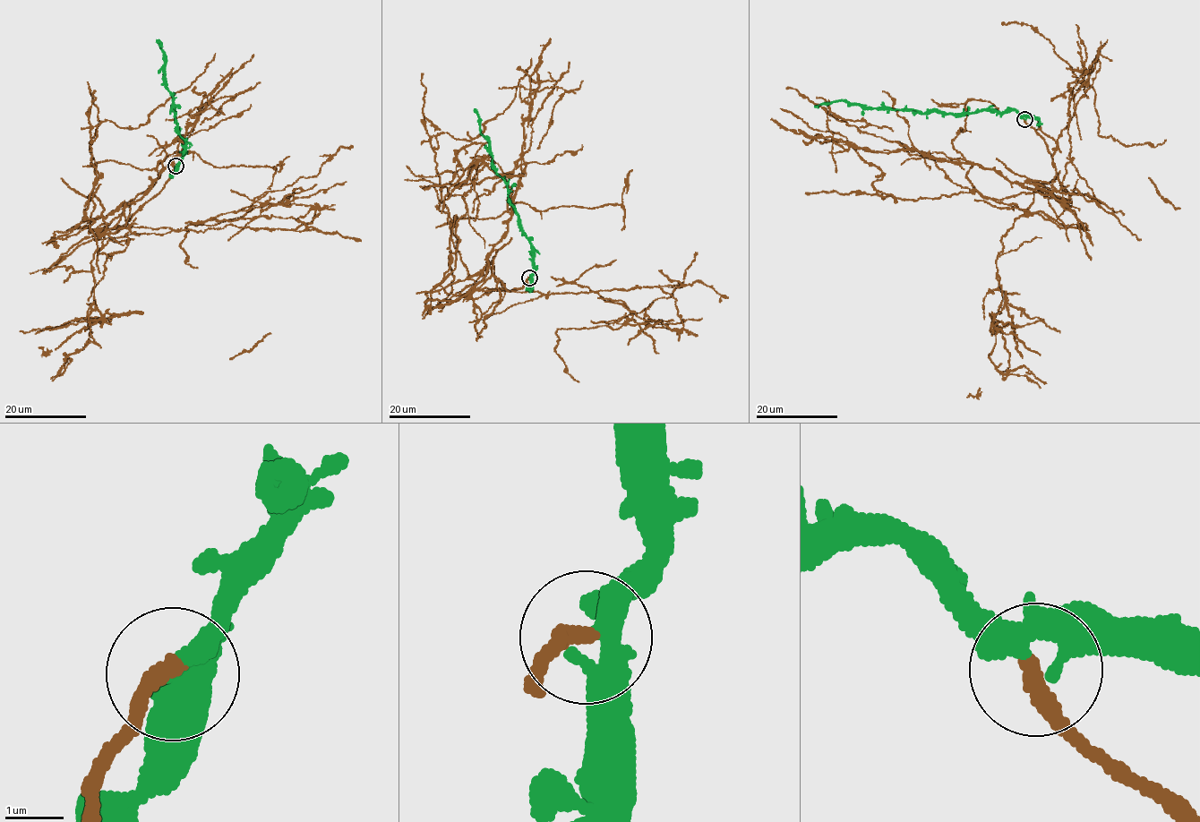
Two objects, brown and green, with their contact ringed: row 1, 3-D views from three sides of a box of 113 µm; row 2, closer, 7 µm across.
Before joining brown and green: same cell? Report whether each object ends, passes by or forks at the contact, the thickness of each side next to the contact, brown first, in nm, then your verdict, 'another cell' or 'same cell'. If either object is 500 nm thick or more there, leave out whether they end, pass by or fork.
brown ends; green forks; calibres 320 and 300 nm; another cell

